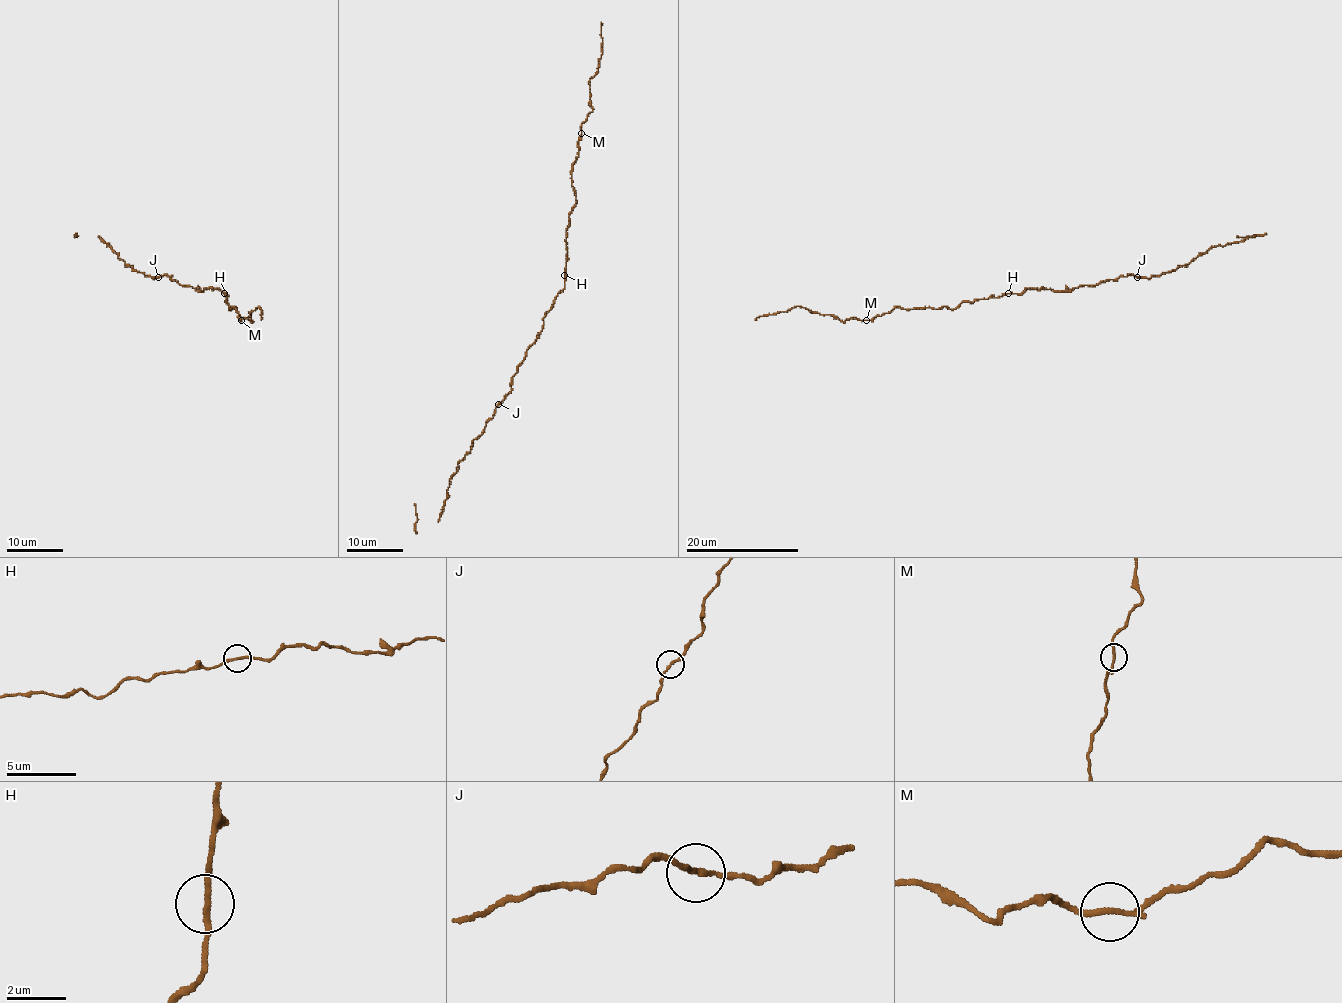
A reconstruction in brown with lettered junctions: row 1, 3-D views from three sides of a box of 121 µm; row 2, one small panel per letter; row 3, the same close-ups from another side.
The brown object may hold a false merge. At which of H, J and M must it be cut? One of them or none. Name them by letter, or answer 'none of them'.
none of them

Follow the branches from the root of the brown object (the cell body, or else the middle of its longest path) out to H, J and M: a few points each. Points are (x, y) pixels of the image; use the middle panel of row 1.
H: (556, 299), (564, 287), (564, 275)
J: (556, 299), (543, 318), (539, 336), (526, 351), (512, 377), (511, 390), (498, 404)
M: (556, 299), (564, 287), (566, 228), (576, 203), (571, 168), (578, 157), (581, 133)

